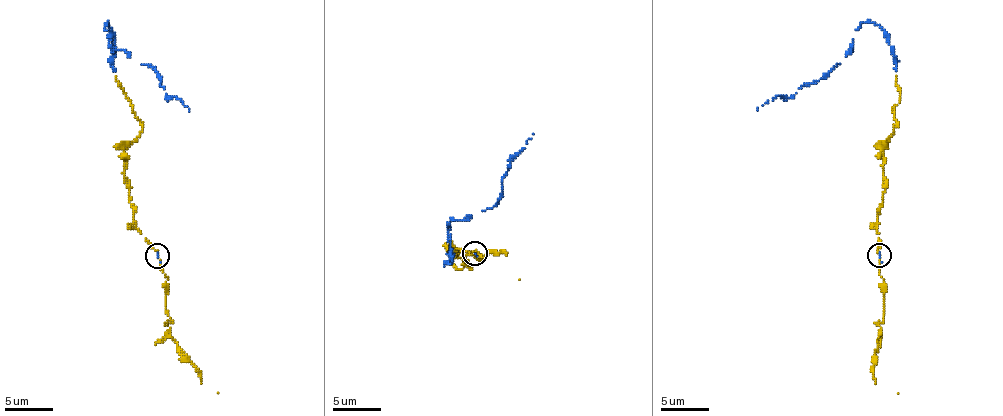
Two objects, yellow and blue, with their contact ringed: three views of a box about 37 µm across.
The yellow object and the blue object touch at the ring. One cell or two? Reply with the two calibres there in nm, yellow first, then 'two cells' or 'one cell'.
150 nm thick on the yellow side, 140 nm on the other; one cell

